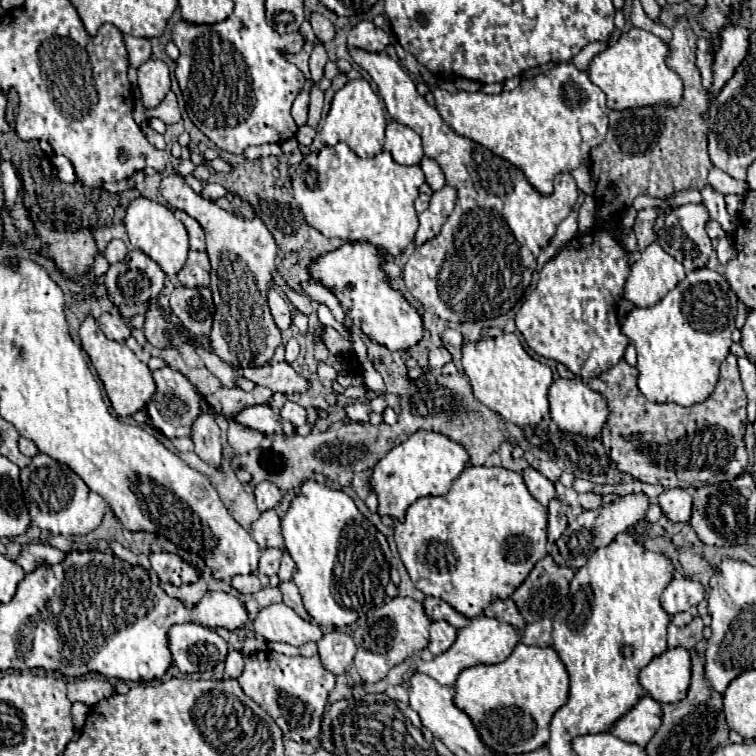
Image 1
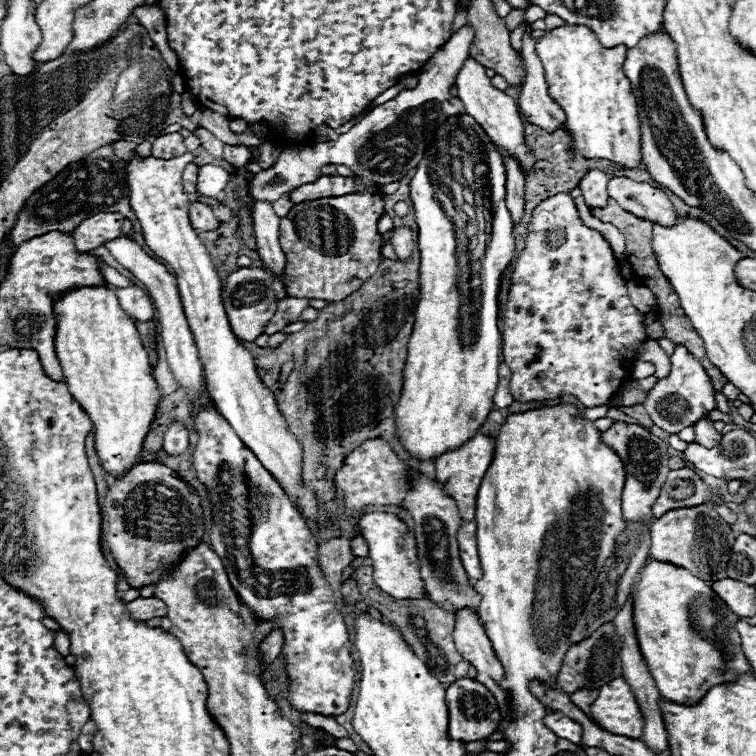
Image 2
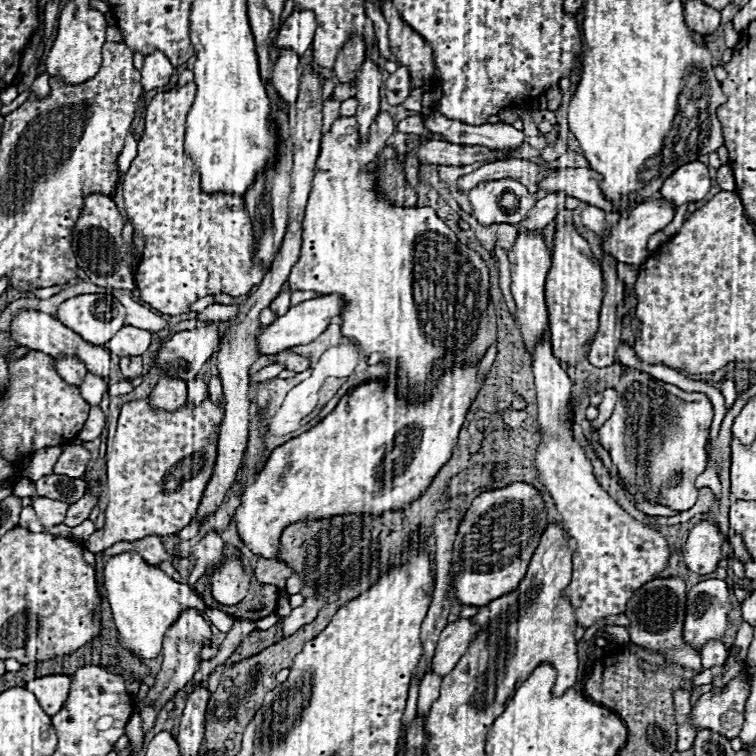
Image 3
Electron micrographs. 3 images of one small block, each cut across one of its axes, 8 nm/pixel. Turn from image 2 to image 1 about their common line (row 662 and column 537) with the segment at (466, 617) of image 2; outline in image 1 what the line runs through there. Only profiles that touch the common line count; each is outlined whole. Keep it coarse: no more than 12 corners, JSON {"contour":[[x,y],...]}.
{"contour":[[536,468],[522,472],[526,488],[544,508],[556,498],[554,484]]}

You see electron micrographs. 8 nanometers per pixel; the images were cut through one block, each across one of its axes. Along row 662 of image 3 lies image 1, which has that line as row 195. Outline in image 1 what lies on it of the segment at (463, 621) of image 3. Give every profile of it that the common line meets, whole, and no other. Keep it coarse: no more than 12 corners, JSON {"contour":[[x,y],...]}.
{"contour":[[448,184],[432,194],[418,216],[416,246],[432,240],[454,210],[456,190]]}

